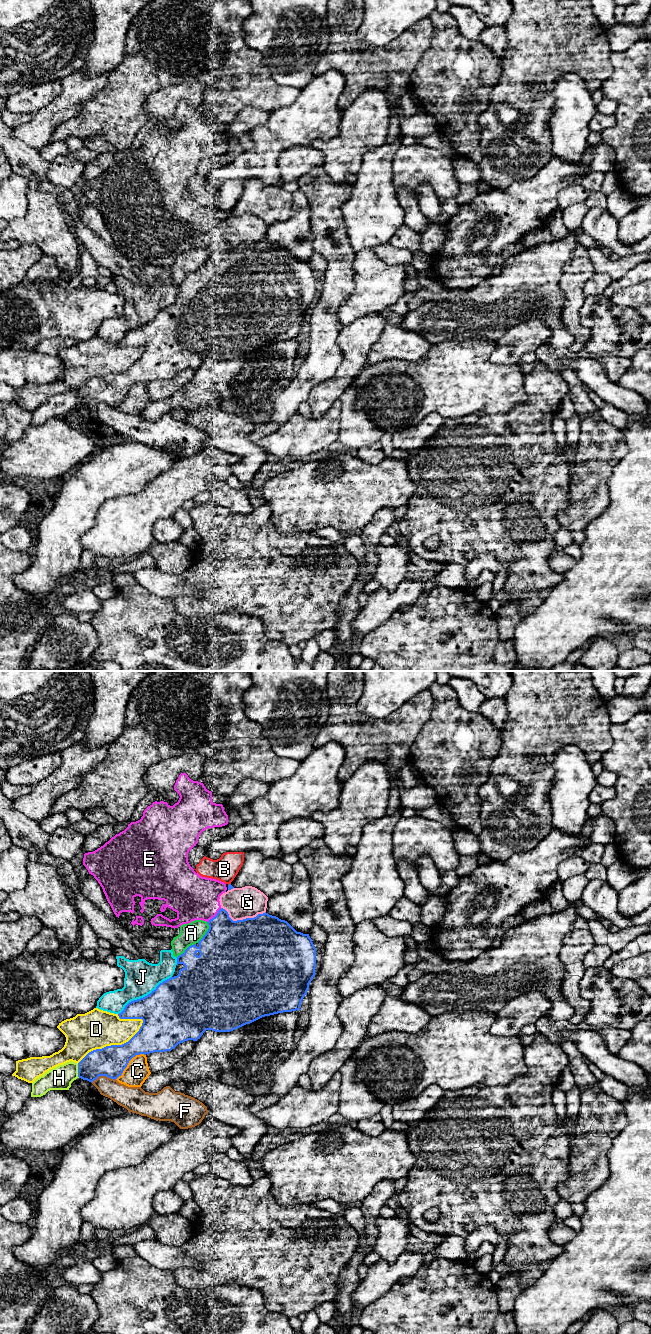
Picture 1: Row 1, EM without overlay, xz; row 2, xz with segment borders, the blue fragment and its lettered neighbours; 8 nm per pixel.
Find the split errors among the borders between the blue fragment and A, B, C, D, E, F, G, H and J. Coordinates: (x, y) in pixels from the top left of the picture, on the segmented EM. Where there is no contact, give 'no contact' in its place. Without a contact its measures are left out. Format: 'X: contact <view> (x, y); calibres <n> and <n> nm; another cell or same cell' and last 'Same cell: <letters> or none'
A: contact xz (206, 932); calibres 500 and 170 nm; another cell
B: contact xz (229, 884); calibres 40 and 200 nm; another cell
C: contact xz (128, 1062); calibres 260 and 190 nm; another cell
D: contact xz (112, 1045); calibres 260 and 320 nm; another cell
E: contact xz (215, 916); calibres 400 and 360 nm; another cell
F: contact xz (103, 1075); calibres 260 and 170 nm; another cell
G: contact xz (242, 920); calibres 500 and 260 nm; another cell
H: contact xz (78, 1071); calibres 220 and 190 nm; another cell
J: contact xz (145, 996); calibres 480 and 280 nm; another cell
Same cell: none

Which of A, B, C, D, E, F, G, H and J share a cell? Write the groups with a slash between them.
A / B / C / D J / E / F / G / H

